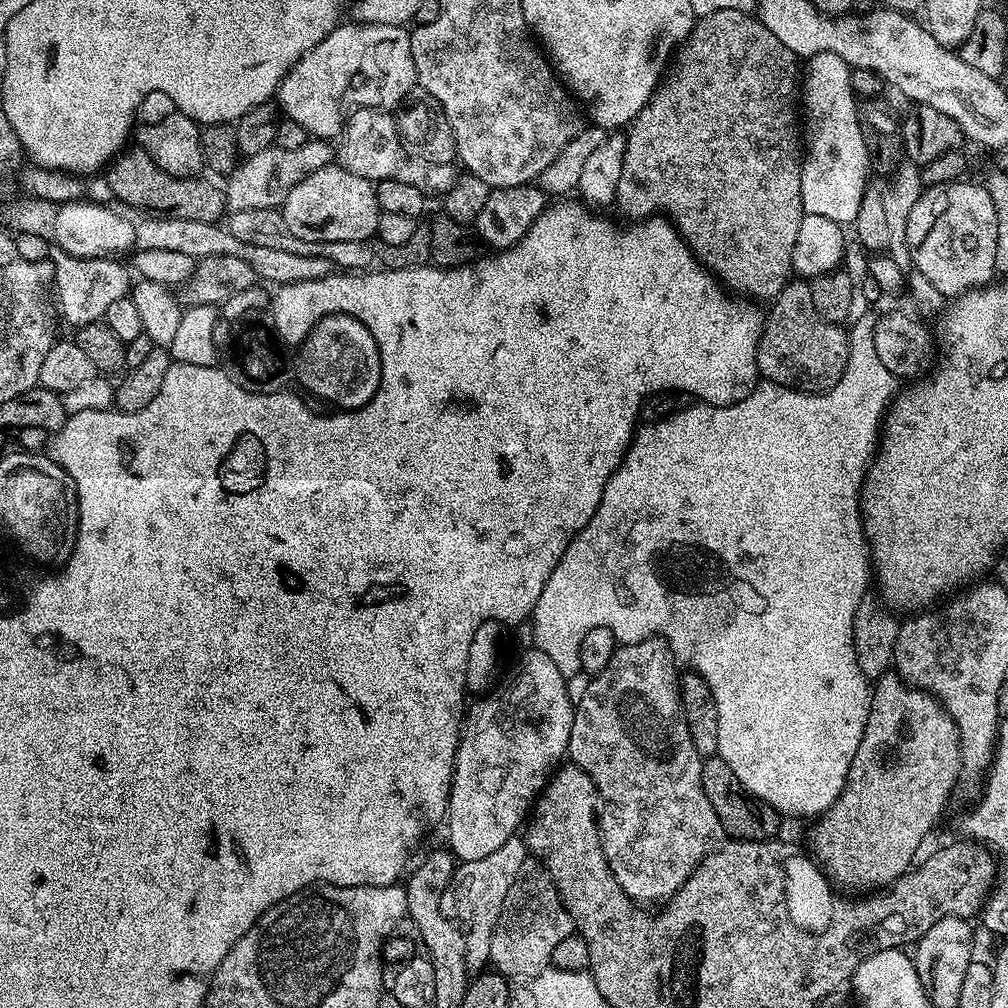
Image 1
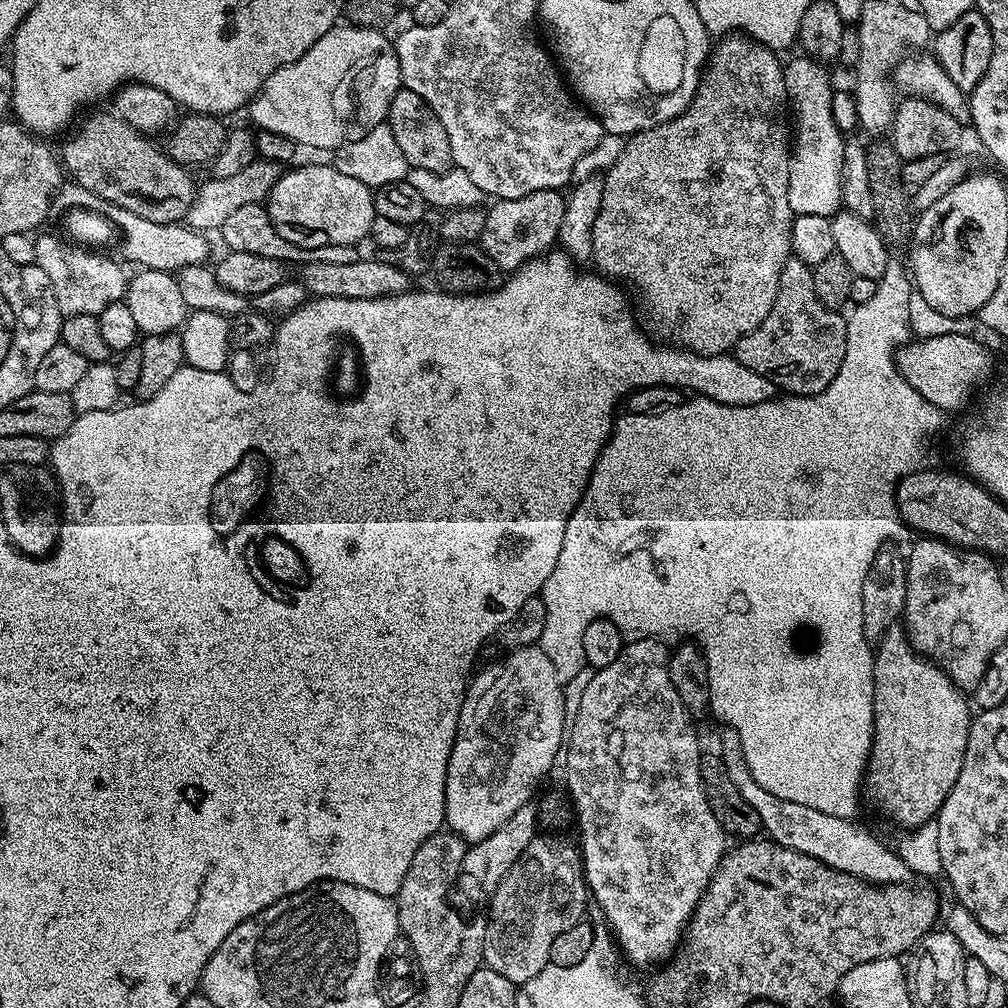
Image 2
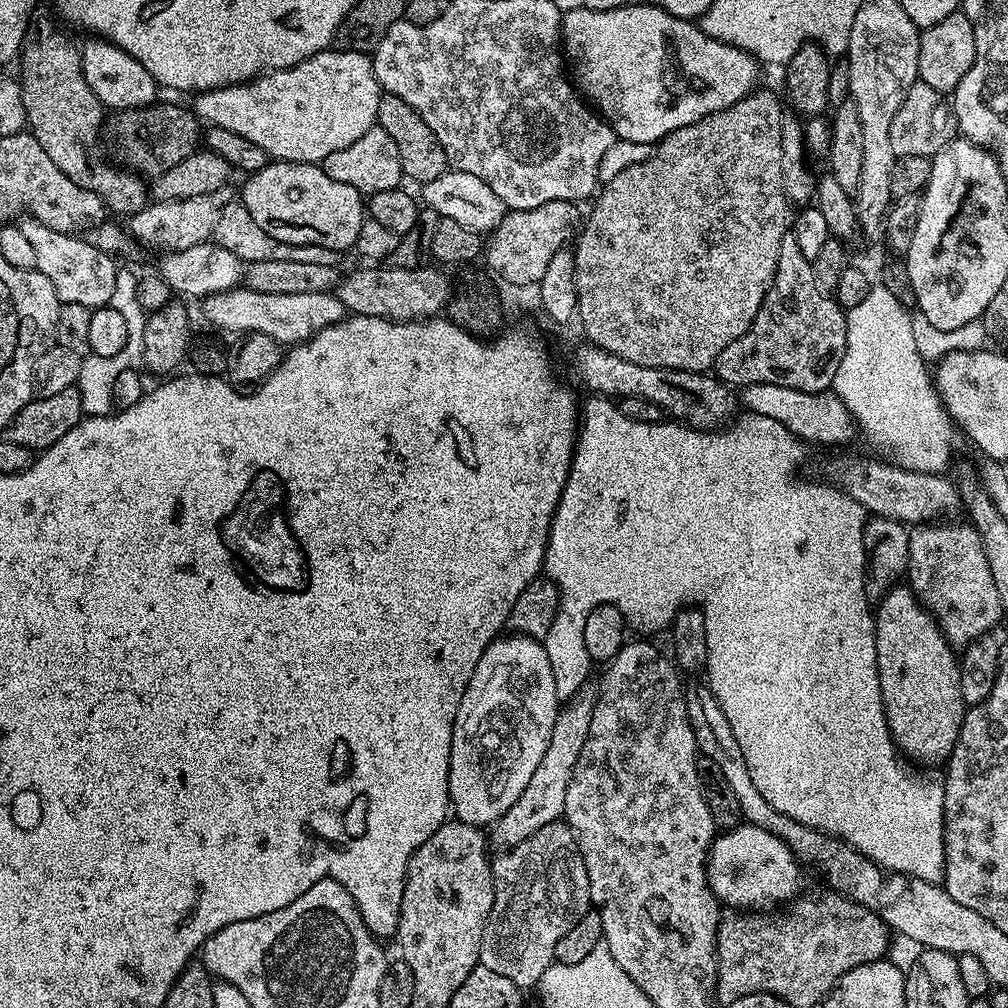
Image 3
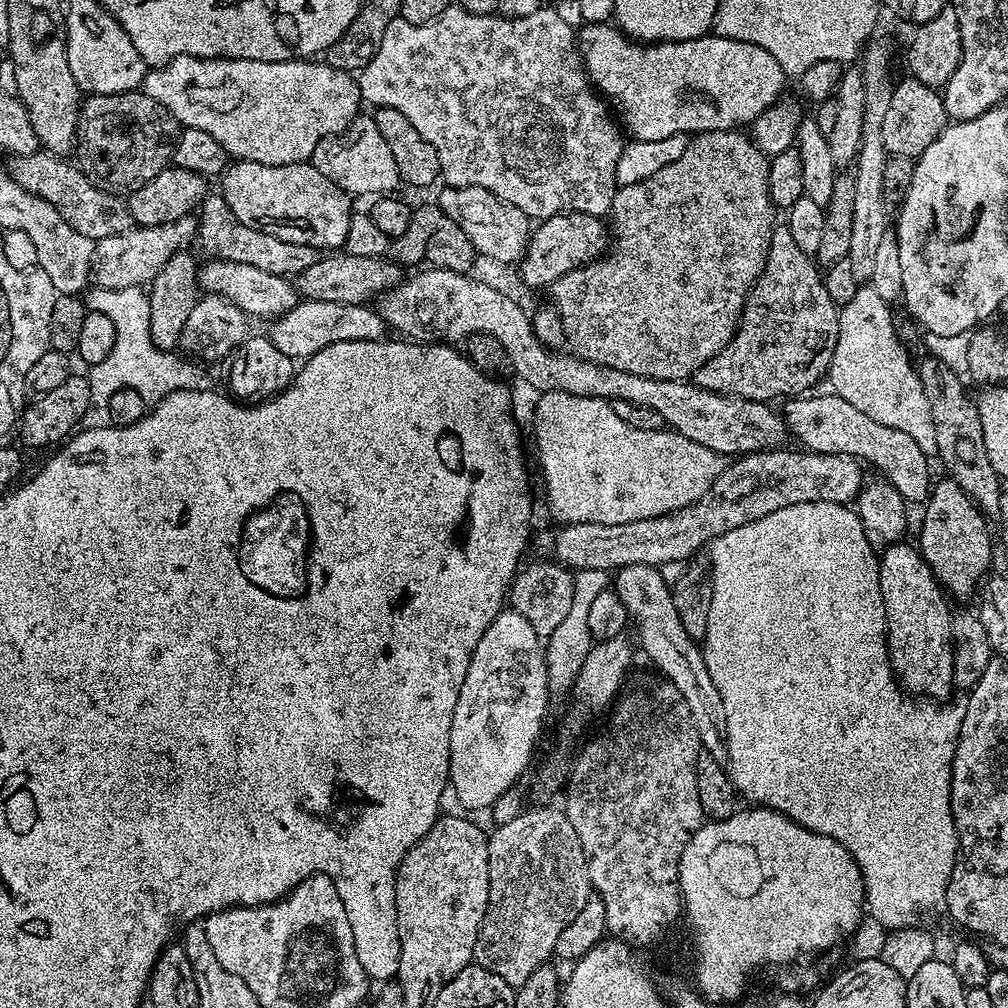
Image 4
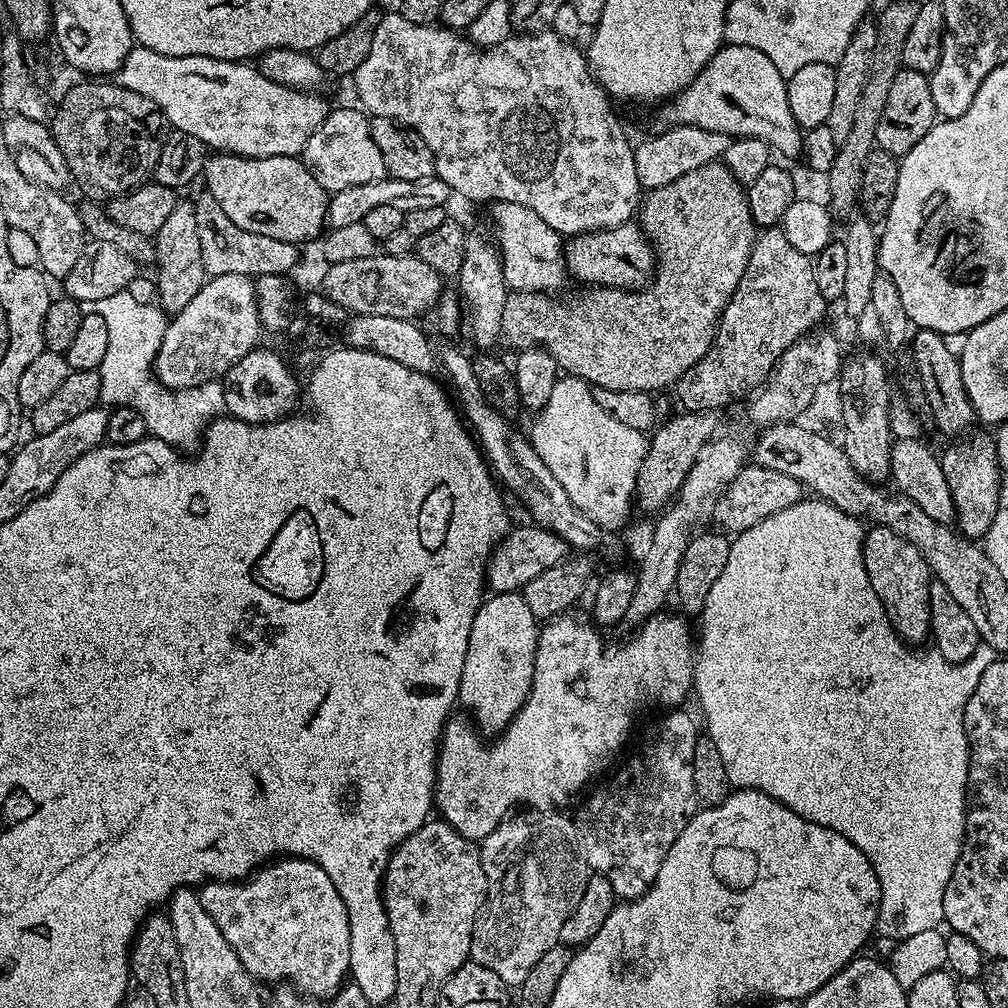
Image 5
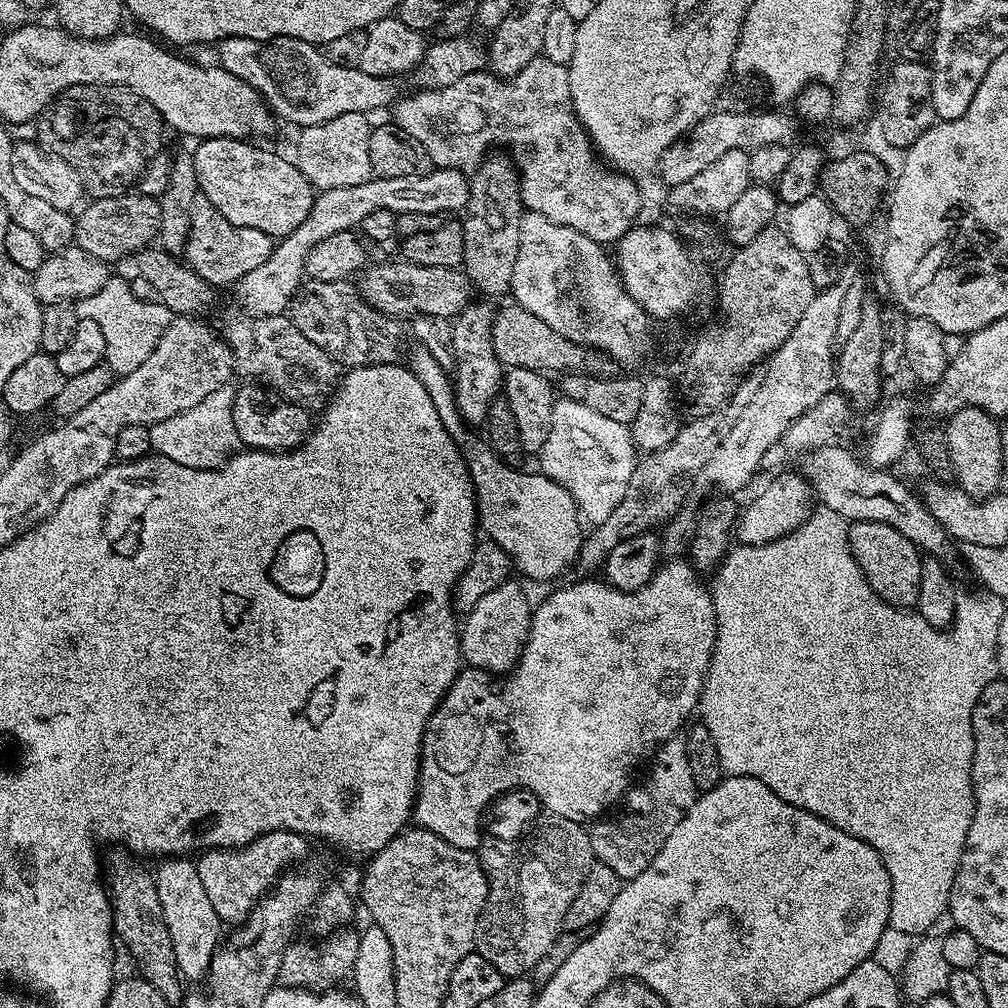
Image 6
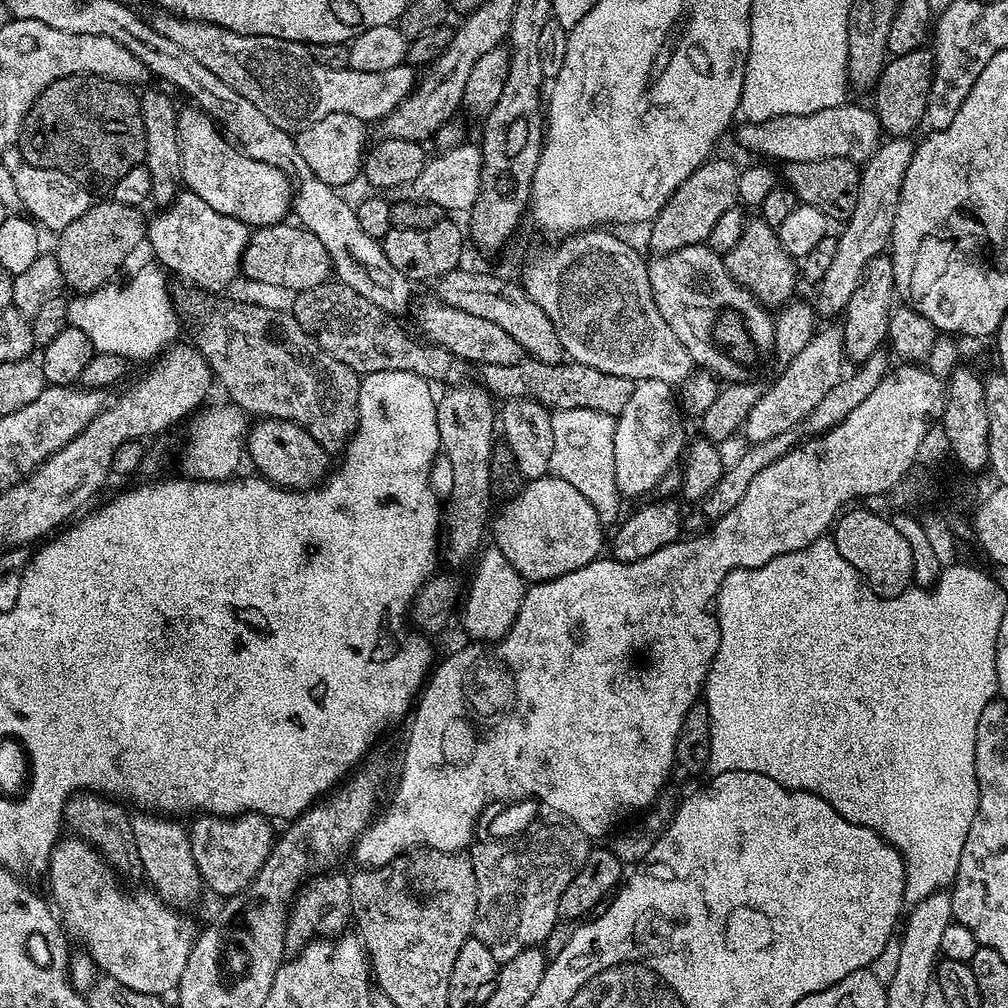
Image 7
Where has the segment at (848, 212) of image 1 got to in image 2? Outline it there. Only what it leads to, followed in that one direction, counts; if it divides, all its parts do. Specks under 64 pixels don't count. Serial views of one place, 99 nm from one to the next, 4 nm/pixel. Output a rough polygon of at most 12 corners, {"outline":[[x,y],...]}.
{"outline":[[806,54],[784,64],[790,210],[842,208],[846,136],[834,86]]}

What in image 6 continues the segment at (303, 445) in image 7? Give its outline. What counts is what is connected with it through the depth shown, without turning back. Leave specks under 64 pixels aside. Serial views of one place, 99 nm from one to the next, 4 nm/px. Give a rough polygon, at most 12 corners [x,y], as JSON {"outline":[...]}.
{"outline":[[256,382],[235,391],[234,428],[250,450],[292,451],[311,413]]}

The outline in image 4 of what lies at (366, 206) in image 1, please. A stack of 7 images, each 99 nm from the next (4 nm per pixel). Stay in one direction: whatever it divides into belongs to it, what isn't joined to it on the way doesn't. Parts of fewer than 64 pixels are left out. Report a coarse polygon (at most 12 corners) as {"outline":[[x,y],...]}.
{"outline":[[311,162],[229,163],[242,226],[343,249],[353,197]]}

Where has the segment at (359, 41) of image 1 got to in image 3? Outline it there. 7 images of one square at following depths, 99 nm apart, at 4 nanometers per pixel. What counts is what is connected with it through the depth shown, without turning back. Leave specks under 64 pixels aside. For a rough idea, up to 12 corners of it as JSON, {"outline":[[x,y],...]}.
{"outline":[[371,55],[199,93],[201,121],[320,164],[377,127]]}

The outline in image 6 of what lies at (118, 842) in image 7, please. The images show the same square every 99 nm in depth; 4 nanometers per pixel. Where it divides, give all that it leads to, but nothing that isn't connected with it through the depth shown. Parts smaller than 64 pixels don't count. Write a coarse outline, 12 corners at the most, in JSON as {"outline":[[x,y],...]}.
{"outline":[[112,846],[112,927],[169,1005],[186,995],[156,877]]}

